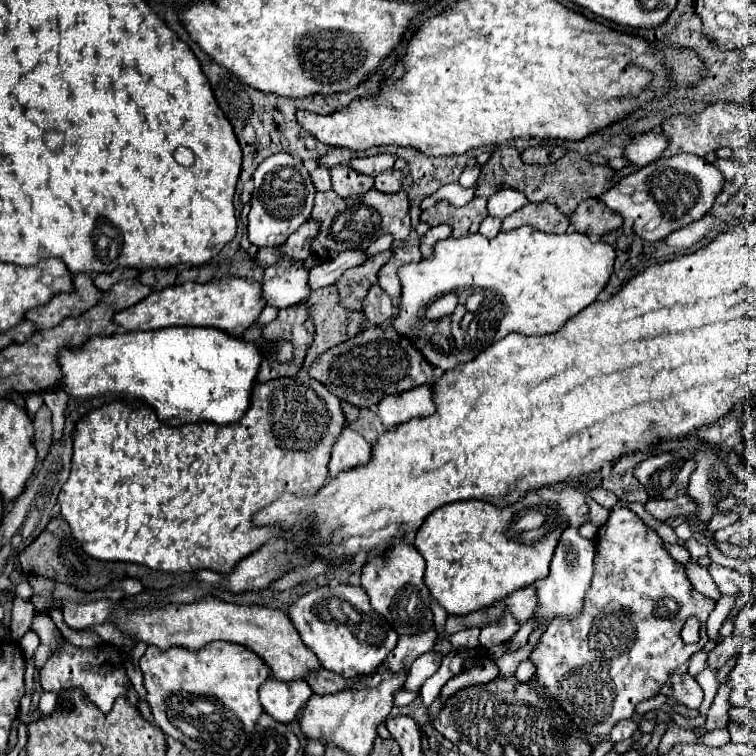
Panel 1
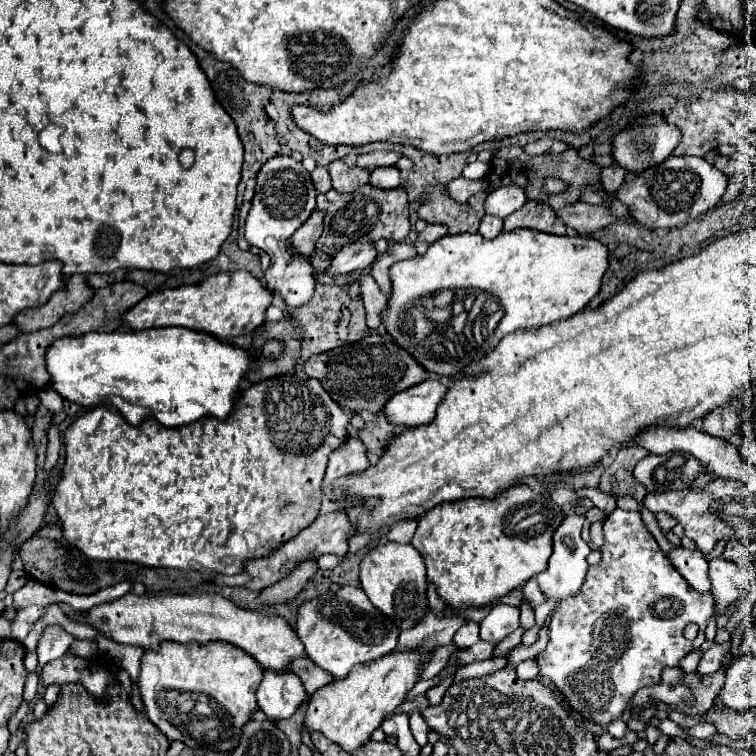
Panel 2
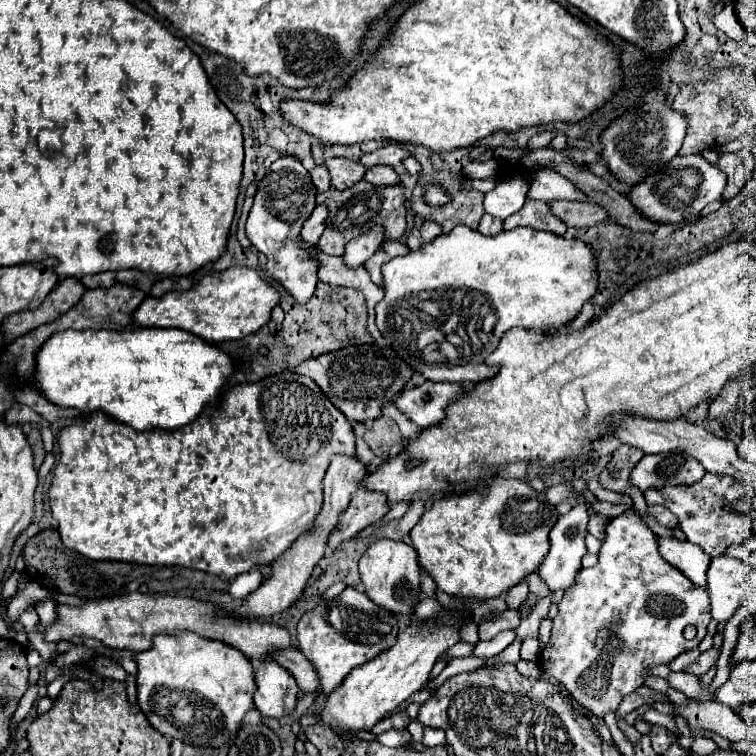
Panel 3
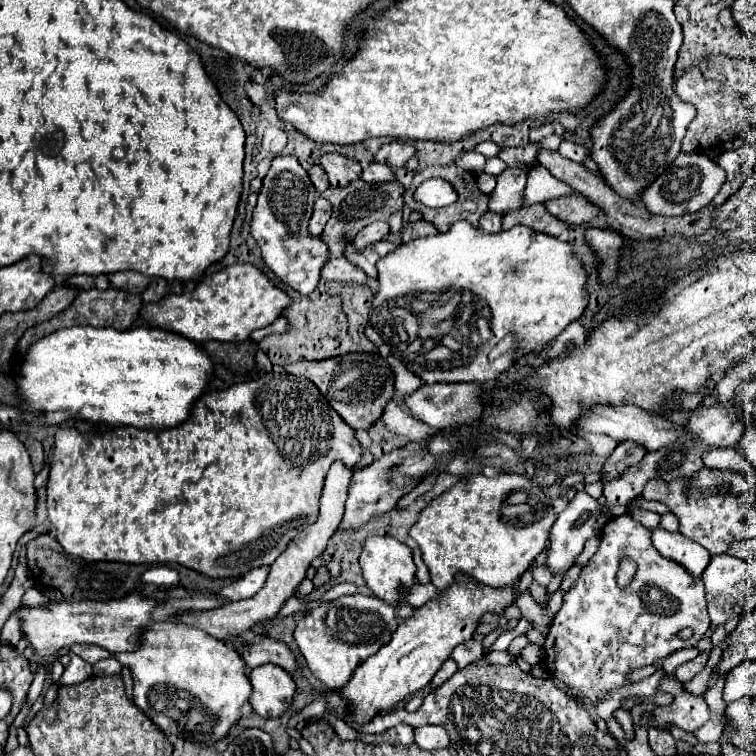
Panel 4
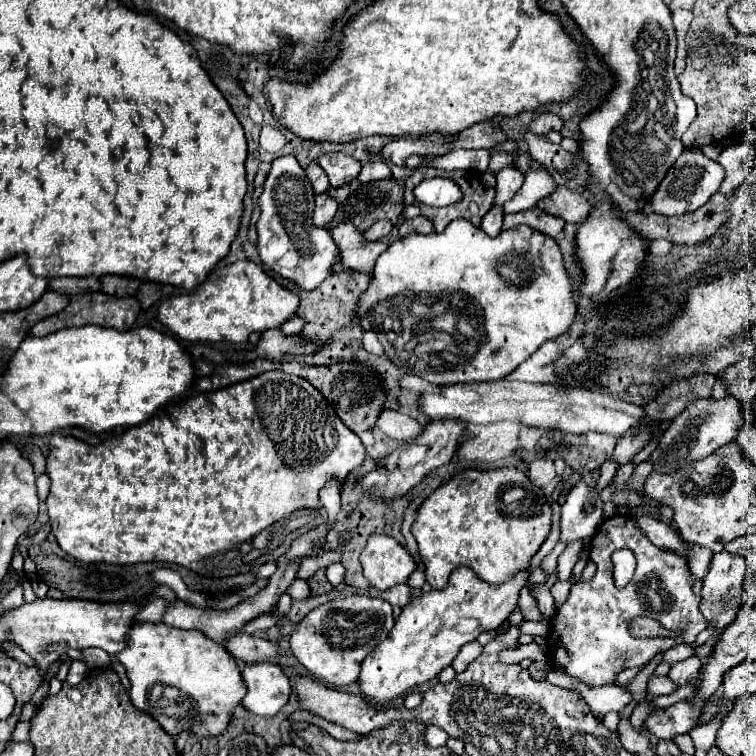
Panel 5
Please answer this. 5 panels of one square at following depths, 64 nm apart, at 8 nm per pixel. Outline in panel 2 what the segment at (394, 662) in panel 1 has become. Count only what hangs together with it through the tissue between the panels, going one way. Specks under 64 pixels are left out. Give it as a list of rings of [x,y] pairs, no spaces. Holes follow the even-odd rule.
[[[434,614],[424,616],[414,628],[402,630],[398,638],[398,652],[402,650],[430,650],[438,646],[452,644],[452,636],[456,630],[468,624],[468,620],[462,620],[462,616],[446,616],[446,618],[436,618]]]

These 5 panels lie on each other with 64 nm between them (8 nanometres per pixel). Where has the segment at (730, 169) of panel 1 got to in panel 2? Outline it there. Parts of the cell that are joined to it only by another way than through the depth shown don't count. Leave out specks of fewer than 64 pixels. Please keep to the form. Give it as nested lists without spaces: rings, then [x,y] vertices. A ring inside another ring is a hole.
[[[736,152],[734,156],[718,156],[714,166],[726,174],[728,178],[728,188],[722,196],[722,202],[730,202],[746,184],[748,184],[748,174],[752,176],[752,164],[746,160],[744,154]]]

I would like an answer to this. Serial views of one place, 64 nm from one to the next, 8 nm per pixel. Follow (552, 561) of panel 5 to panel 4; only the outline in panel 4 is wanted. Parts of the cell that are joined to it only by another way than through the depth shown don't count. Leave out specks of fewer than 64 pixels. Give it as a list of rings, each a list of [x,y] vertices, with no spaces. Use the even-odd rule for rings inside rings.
[[[536,564],[534,568],[532,568],[532,578],[534,578],[534,582],[538,582],[540,586],[548,586],[550,582],[552,582],[552,576],[546,572],[546,568],[544,568],[544,564]]]

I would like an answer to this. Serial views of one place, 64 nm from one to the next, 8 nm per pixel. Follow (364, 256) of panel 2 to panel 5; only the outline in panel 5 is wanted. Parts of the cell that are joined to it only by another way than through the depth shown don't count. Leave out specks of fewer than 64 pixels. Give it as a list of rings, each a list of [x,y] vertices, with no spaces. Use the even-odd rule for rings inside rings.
[[[378,220],[378,222],[374,222],[362,236],[364,236],[364,240],[372,242],[372,240],[380,240],[380,238],[388,236],[390,230],[392,230],[392,224],[390,224],[388,220]]]

